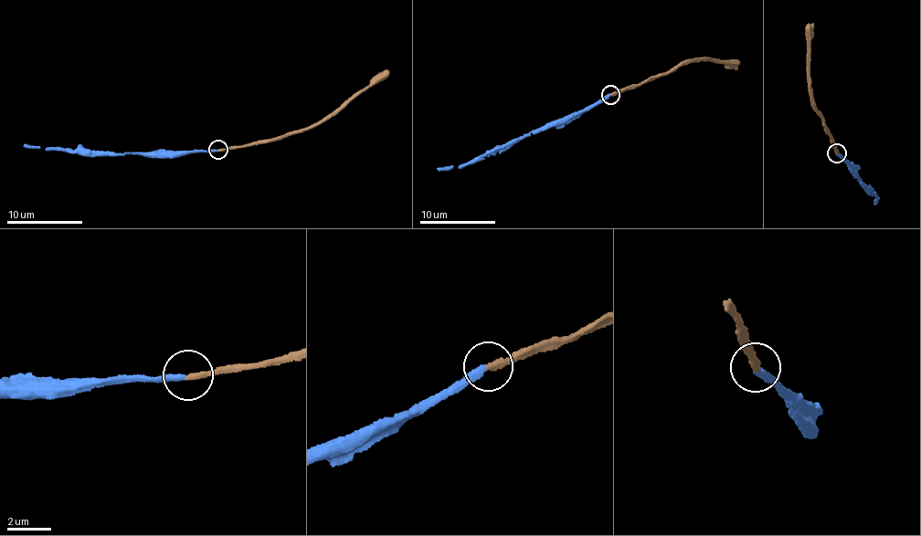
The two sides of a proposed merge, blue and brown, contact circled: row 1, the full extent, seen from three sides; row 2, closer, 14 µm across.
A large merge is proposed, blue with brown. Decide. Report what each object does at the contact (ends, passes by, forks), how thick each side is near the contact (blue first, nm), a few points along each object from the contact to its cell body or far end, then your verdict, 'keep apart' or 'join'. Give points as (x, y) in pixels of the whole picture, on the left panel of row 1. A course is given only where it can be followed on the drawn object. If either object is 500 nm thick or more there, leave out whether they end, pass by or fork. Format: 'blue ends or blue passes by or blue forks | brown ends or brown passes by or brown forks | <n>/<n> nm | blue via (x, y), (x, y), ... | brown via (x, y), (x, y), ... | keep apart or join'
blue ends | brown ends | 320/300 nm | blue via (217, 150), (114, 154), (24, 144) | brown via (217, 150), (257, 145), (313, 128), (334, 115), (388, 70) | join

